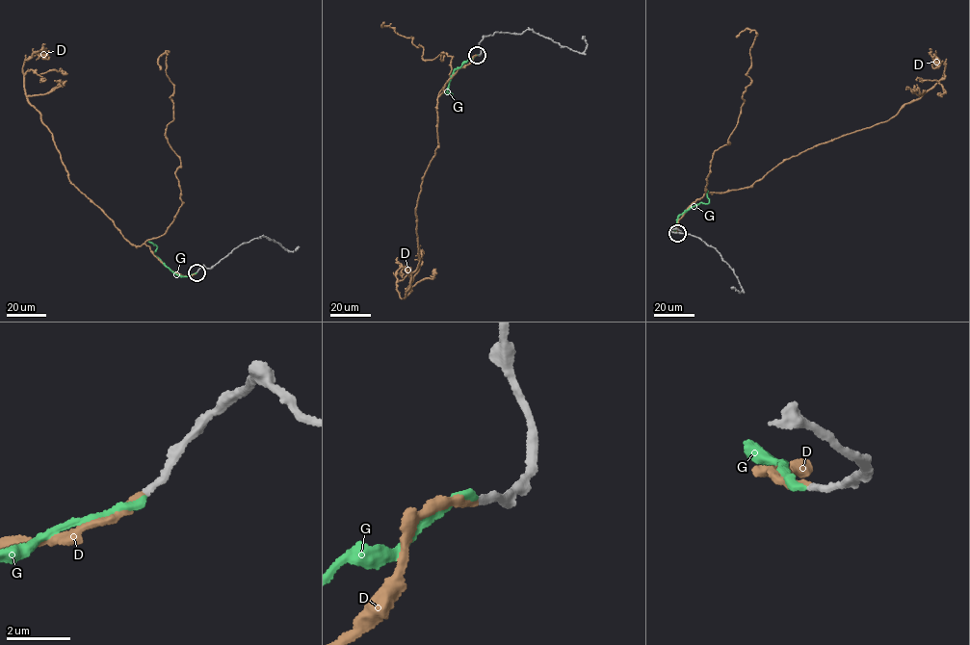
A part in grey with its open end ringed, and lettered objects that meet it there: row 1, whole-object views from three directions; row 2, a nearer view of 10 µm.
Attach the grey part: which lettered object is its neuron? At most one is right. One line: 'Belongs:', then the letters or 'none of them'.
Belongs: D

